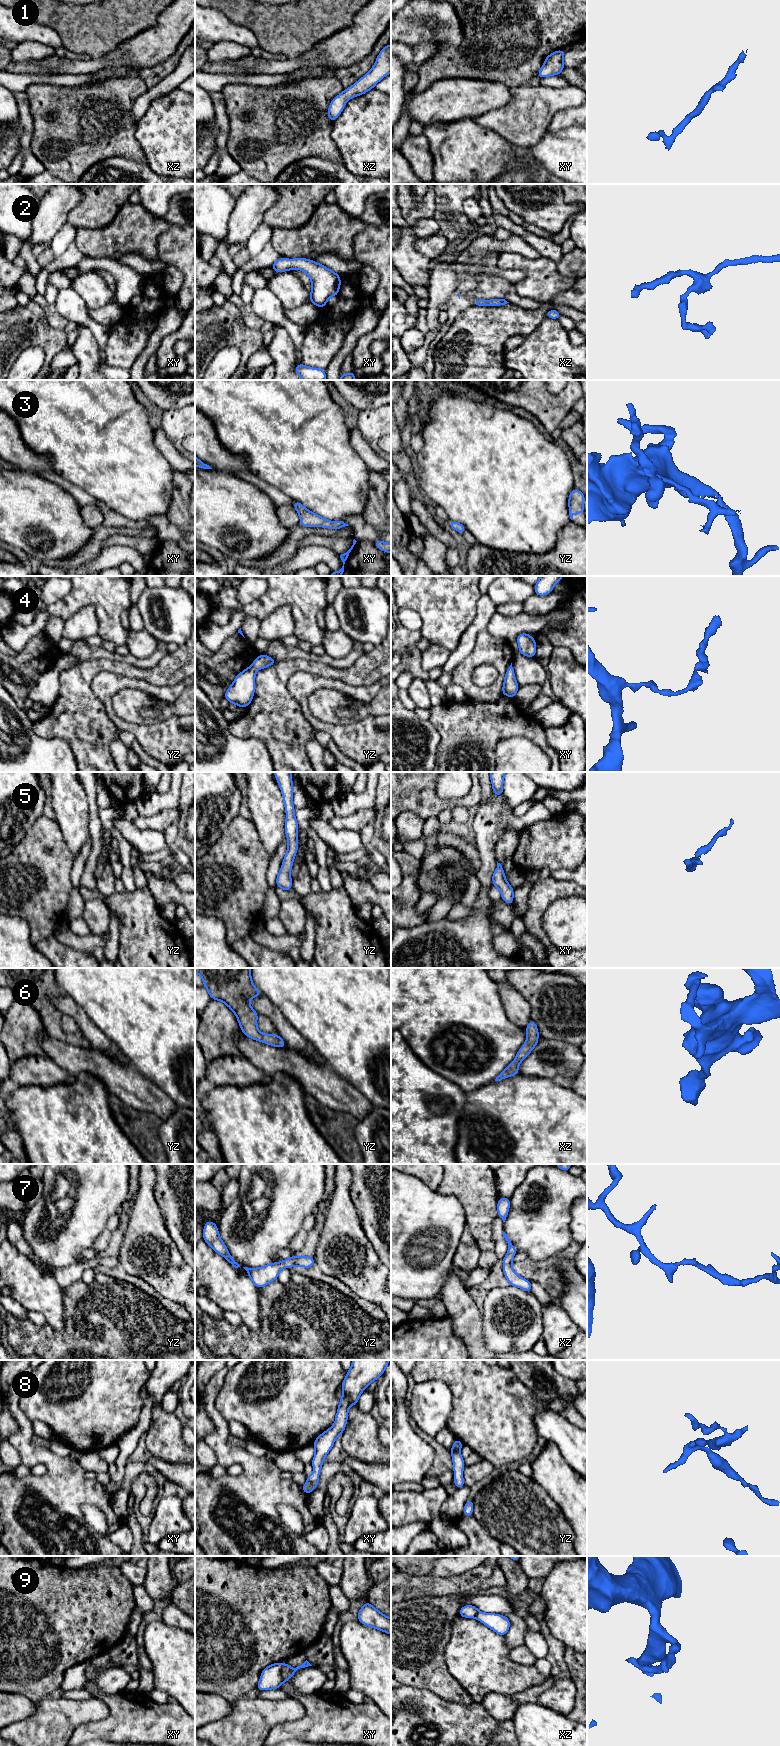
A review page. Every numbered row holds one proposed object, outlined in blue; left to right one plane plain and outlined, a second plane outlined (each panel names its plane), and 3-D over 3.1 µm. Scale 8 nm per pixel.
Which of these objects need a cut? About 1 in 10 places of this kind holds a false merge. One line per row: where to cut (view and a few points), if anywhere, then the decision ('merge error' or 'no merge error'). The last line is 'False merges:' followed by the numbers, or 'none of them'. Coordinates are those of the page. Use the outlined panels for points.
1: no cut | no merge error
2: no cut | no merge error
3: no cut | no merge error
4: no cut | no merge error
5: no cut | no merge error
6: no cut | no merge error
7: no cut | no merge error
8: no cut | no merge error
9: xy (282, 1663), (282, 1677), (285, 1680) | merge error
False merges: 9

